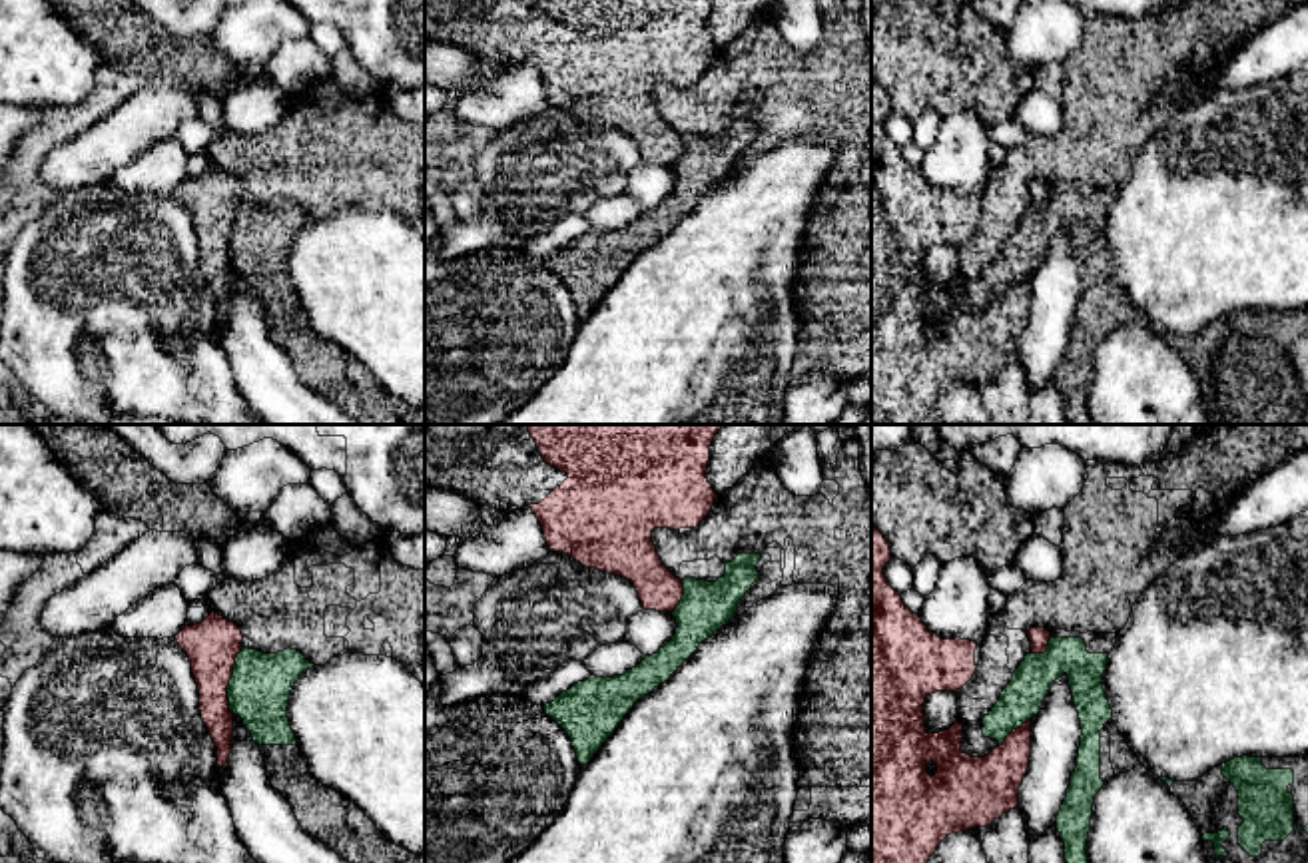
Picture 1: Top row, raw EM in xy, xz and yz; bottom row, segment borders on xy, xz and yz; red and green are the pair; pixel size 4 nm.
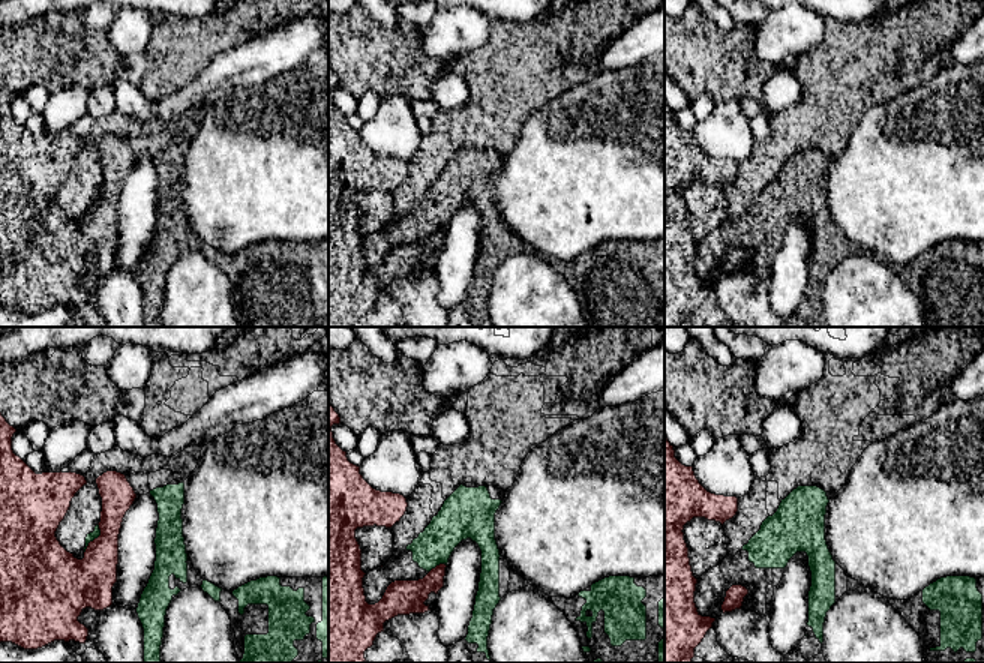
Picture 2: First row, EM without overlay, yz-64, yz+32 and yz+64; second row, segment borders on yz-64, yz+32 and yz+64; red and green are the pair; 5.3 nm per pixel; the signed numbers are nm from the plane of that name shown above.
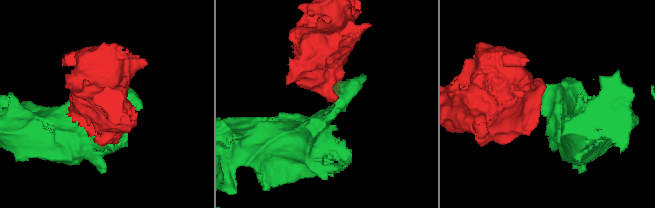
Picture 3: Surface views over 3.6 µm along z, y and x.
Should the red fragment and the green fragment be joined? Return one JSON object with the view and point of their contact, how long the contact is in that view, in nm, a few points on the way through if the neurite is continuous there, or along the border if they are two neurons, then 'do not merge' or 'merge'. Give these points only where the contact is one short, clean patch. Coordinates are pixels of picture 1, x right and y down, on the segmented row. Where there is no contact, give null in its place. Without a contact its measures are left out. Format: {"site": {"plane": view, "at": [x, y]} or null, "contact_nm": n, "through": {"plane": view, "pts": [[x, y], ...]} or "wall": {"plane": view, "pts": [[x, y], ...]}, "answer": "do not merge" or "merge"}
{"site": {"plane": "xy", "at": [230, 678]}, "contact_nm": 280, "wall": {"plane": "xy", "pts": [[242, 646], [228, 686], [228, 710], [232, 714]]}, "answer": "do not merge"}

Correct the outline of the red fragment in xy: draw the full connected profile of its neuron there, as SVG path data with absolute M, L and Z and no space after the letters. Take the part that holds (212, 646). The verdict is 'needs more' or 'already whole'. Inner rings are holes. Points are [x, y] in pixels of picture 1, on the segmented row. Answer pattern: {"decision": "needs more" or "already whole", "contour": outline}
{"decision": "already whole", "contour": "M211 612L201 624L185 626L175 640L191 662L201 719L217 747L217 765L221 767L231 753L233 714L229 712L227 686L235 658L243 648L243 634L233 622Z"}

